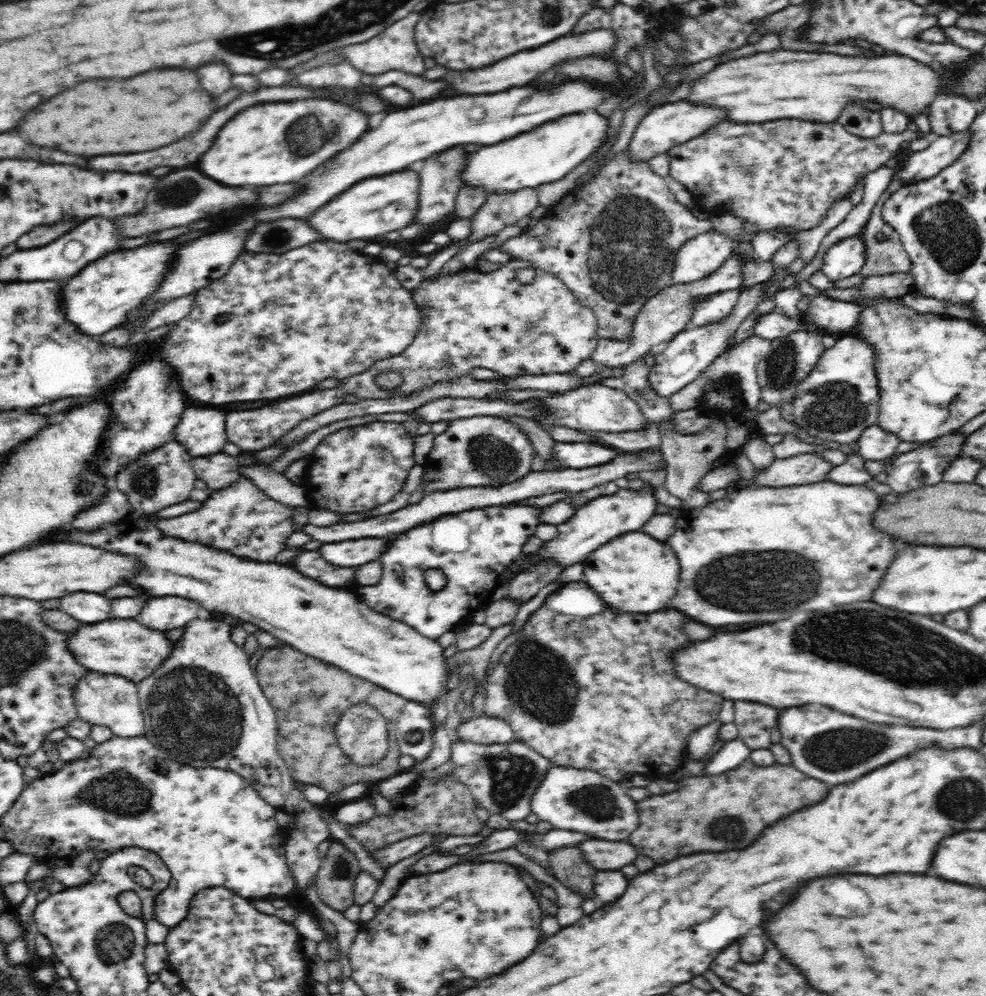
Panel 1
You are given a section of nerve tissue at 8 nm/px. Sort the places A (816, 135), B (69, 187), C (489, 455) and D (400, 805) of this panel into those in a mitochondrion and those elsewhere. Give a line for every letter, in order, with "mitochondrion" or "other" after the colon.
A: other
B: mitochondrion
C: mitochondrion
D: other

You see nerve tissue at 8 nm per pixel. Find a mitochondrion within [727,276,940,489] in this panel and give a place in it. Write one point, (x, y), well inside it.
(840, 406)

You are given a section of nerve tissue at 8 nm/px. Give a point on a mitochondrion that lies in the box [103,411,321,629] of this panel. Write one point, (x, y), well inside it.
(145, 482)

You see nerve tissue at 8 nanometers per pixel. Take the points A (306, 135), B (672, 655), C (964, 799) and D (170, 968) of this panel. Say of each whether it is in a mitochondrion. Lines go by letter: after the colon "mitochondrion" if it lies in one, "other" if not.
A: mitochondrion
B: other
C: mitochondrion
D: other

